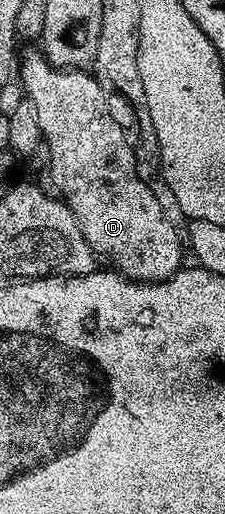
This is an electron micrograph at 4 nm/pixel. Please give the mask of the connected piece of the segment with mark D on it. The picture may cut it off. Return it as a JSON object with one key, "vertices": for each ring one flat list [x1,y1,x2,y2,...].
{"vertices":[[35,49,35,51,27,51,24,53,22,52,21,55,21,62,18,64,17,67,17,79,20,79,21,82,23,82,23,91,29,97,29,102,31,104,31,107,35,112,37,113,37,125,41,125,41,133,43,134,43,142,47,143,49,145,49,153,51,154,51,176,53,177,53,181,58,185,59,187,59,195,62,196,62,198,65,200,67,207,69,210,73,213,73,217,77,217,77,225,81,225,81,233,85,233,85,241,89,241,89,245,92,247,93,250,95,250,96,256,102,257,103,255,105,258,108,259,110,266,114,268,118,274,123,275,126,277,126,279,133,279,136,283,162,283,163,280,167,279,171,275,175,274,176,271,180,270,181,264,184,262,183,259,183,249,185,253,185,247,183,244,183,247,181,244,179,244,179,235,177,232,175,232,176,224,172,222,172,220,167,219,165,217,165,213,161,213,161,205,157,205,157,197,153,197,153,193,149,189,149,185,145,185,145,181,141,181,141,177,137,173,137,169,135,168,135,149,132,143,132,140,129,138,128,132,127,135,125,132,123,132,123,127,121,124,118,123,117,120,115,120,115,115,113,112,111,112,111,107,109,104,107,104,107,99,109,99,108,92,105,92,101,89,101,85,96,81,94,74,88,73,86,70,83,69,57,69,54,67,51,62,47,59,46,55,43,54,42,50]]}

